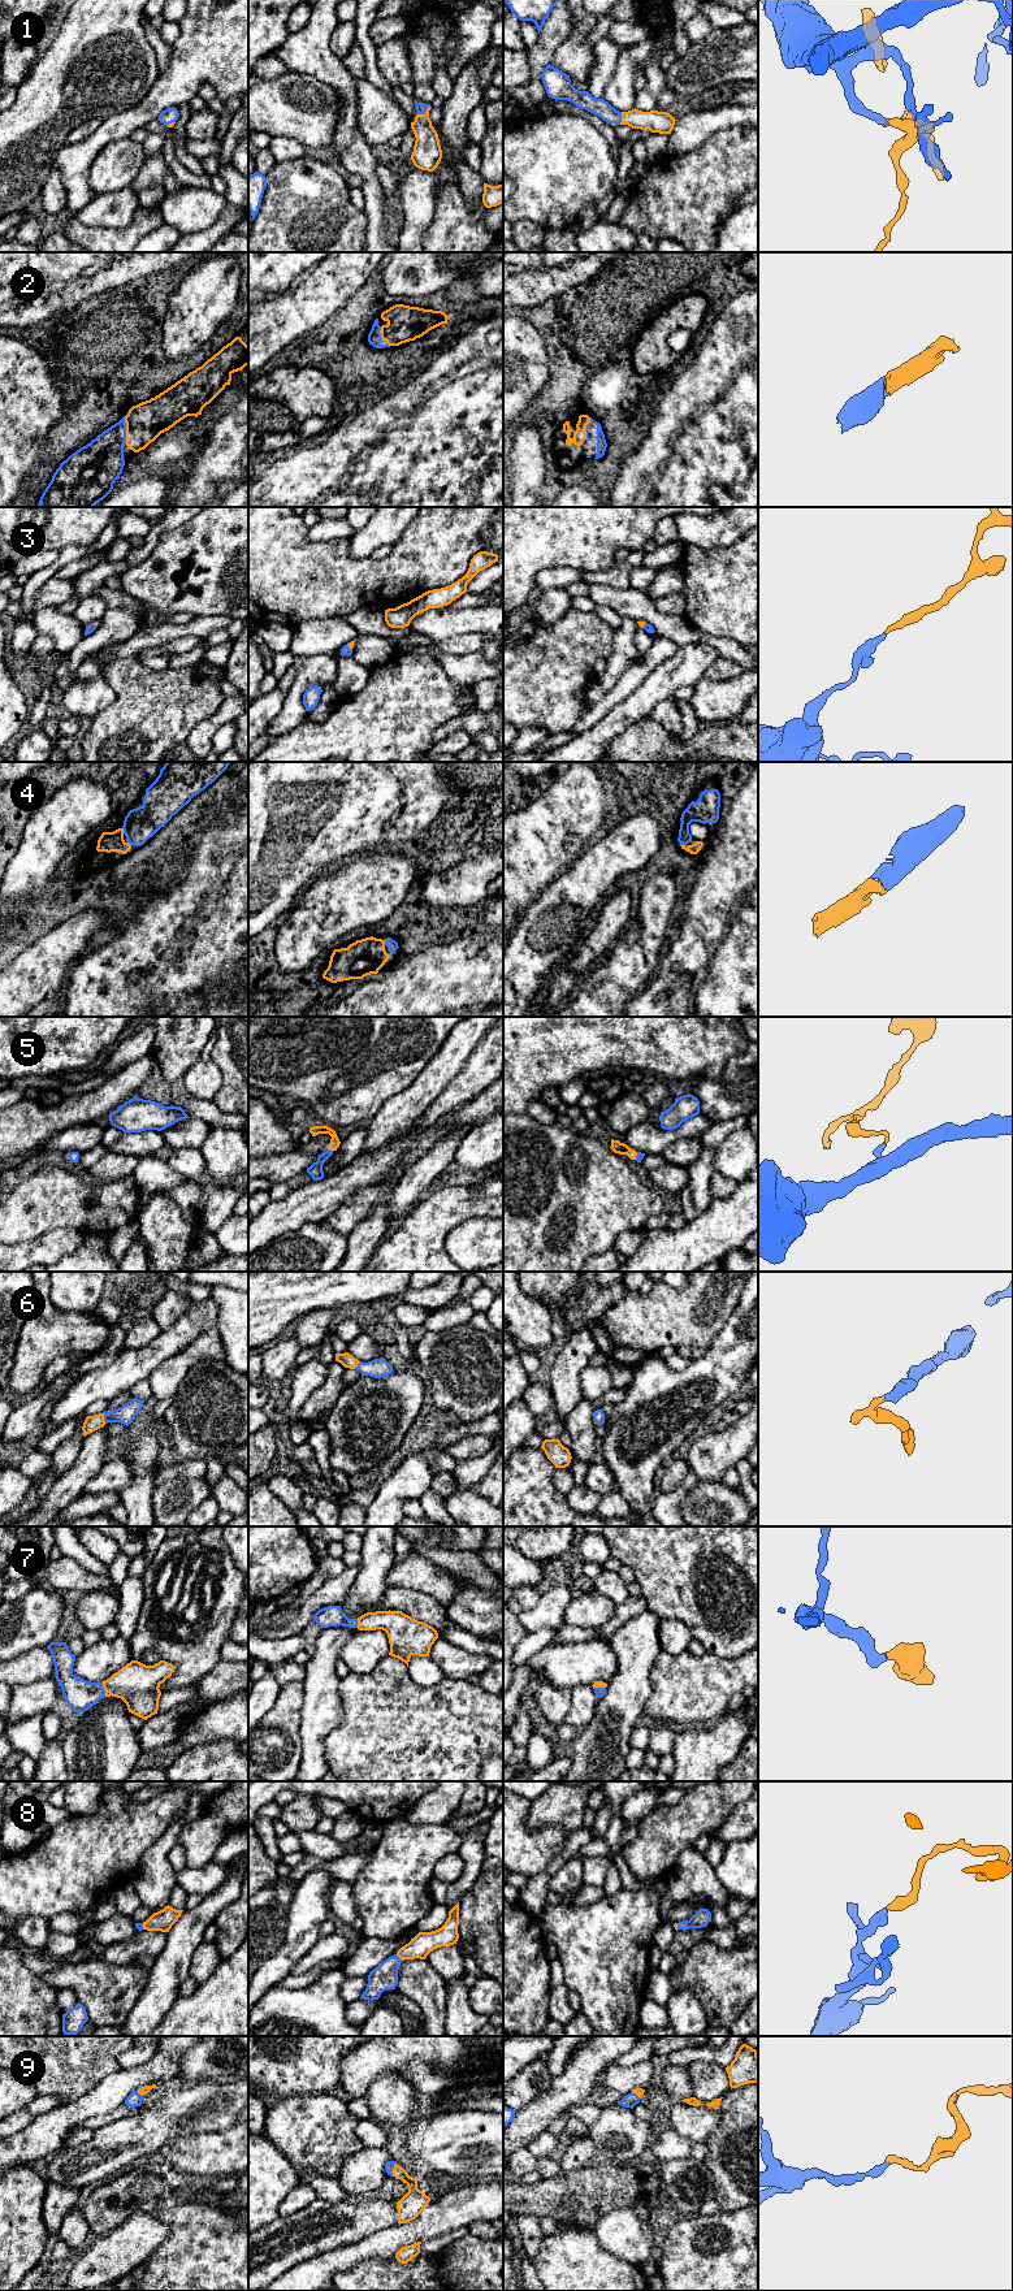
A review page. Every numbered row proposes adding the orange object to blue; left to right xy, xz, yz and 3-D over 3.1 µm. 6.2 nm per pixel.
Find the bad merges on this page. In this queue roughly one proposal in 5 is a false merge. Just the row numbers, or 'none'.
none

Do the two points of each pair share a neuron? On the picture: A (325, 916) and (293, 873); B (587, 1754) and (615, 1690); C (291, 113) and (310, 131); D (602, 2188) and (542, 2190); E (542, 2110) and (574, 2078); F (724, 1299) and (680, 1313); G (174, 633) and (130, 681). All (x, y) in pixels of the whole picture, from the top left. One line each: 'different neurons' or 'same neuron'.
A: different neurons
B: same neuron
C: same neuron
D: same neuron
E: same neuron
F: same neuron
G: different neurons

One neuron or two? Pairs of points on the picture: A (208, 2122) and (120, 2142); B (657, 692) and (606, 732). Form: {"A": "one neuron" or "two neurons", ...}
{"A": "one neuron", "B": "one neuron"}

